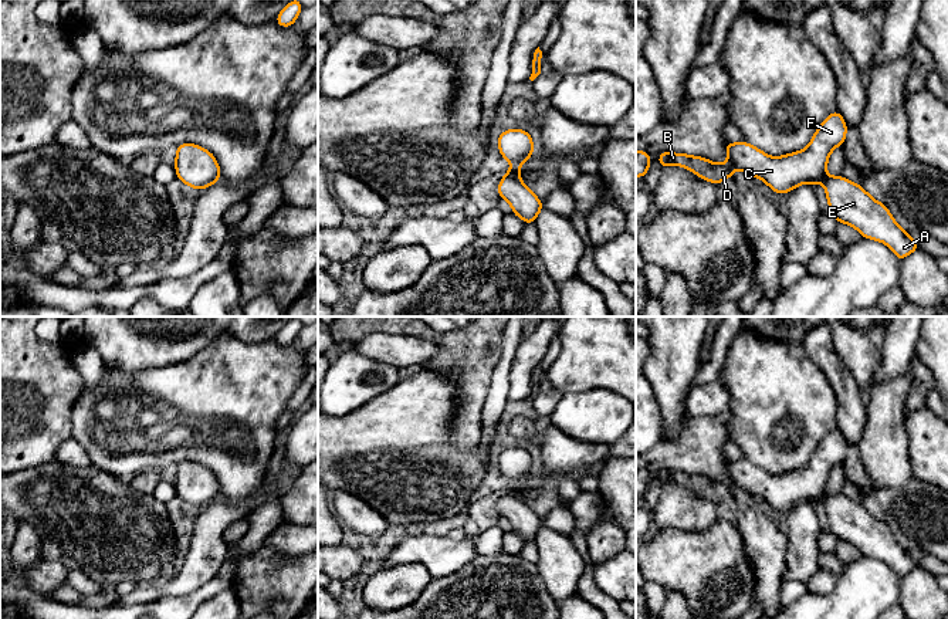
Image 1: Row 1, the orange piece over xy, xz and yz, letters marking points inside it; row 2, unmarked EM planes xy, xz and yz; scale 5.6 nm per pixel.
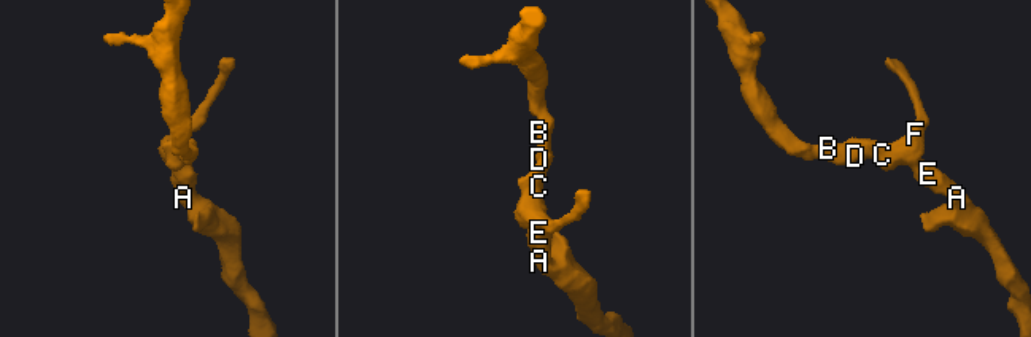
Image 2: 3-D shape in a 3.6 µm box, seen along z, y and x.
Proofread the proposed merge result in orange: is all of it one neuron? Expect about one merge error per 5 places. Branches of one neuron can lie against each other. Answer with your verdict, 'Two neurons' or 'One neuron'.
One neuron

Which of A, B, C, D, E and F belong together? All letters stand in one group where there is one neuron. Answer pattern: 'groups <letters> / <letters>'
groups A B C D E F

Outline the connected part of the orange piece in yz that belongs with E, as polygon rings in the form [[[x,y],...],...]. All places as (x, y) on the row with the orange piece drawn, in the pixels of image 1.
[[[836,109],[815,132],[805,150],[772,158],[745,141],[725,143],[728,163],[714,163],[701,156],[663,150],[658,163],[683,166],[704,180],[720,185],[739,169],[752,177],[761,177],[773,192],[785,195],[803,183],[823,183],[830,213],[837,223],[846,223],[860,231],[861,237],[887,244],[901,261],[918,250],[911,239],[893,219],[884,203],[874,200],[860,185],[843,176],[827,176],[830,152],[844,143],[847,125]]]

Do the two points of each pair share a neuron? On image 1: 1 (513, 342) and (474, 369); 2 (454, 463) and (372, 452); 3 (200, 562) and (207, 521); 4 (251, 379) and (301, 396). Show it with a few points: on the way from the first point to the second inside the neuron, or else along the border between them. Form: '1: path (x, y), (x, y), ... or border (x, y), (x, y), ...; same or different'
1: border (504, 331), (500, 358), (490, 381); different
2: path (434, 463), (429, 460), (403, 460), (392, 453); same
3: path (205, 552), (207, 550), (207, 531); same
4: border (302, 381), (284, 409); different

